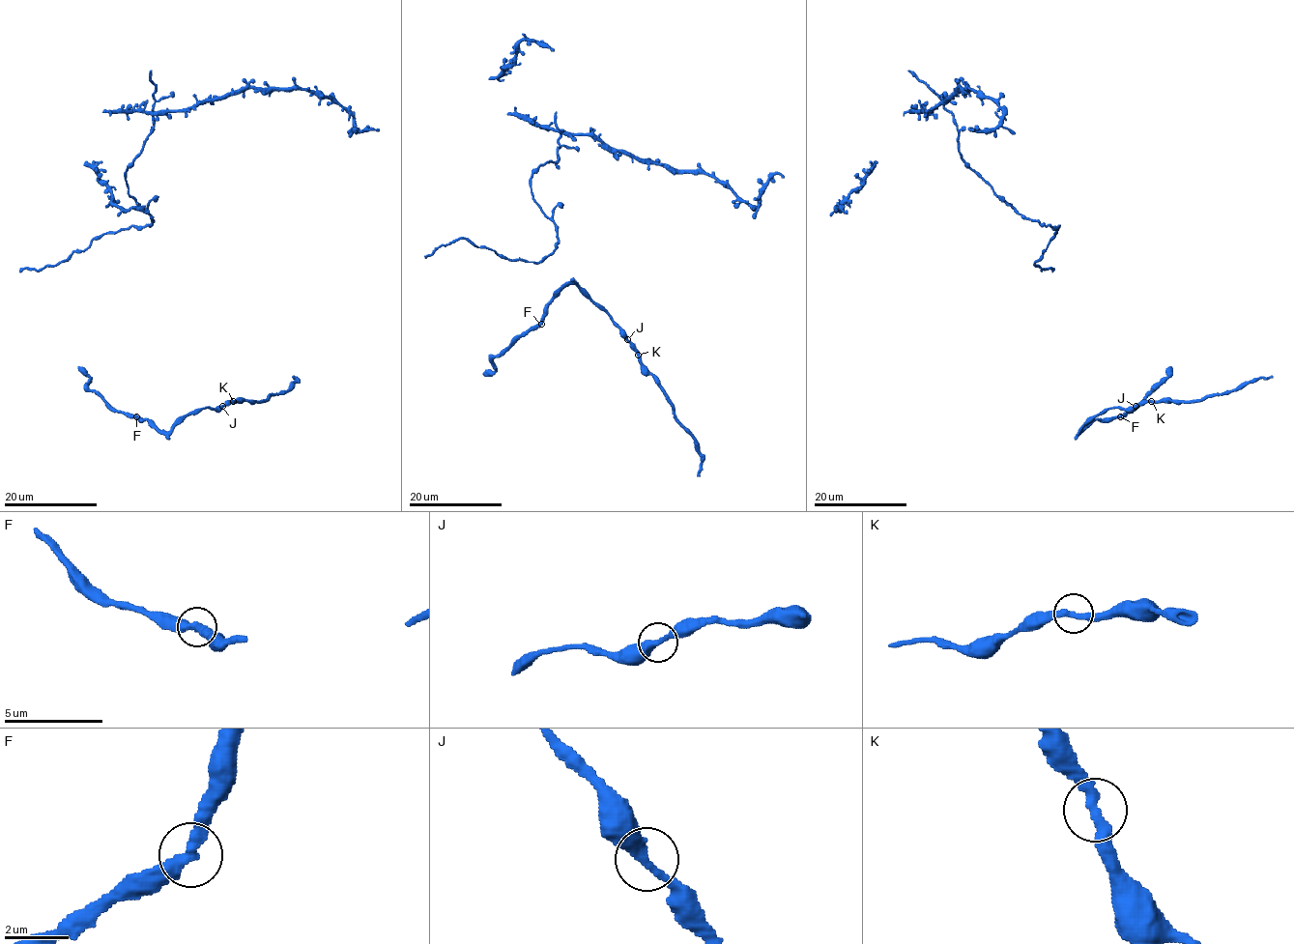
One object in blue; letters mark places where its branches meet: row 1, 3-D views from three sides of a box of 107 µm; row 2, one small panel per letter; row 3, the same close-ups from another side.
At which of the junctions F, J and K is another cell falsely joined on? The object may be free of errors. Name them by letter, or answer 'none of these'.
none of these

